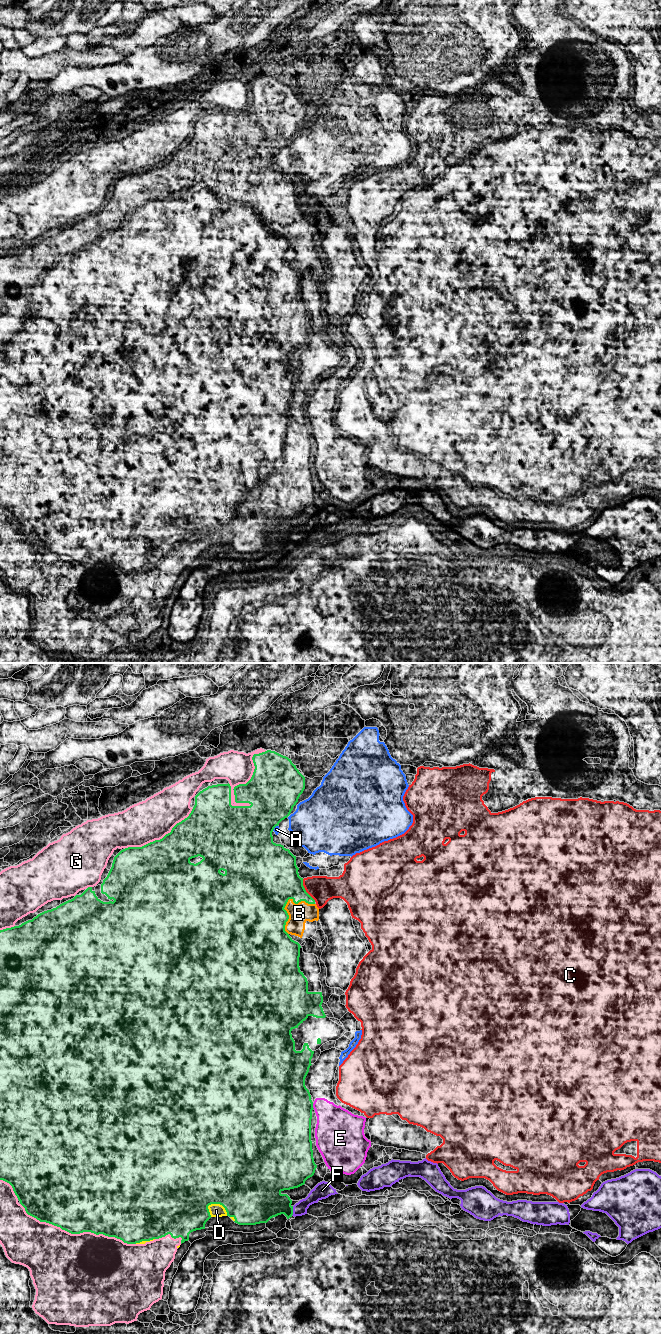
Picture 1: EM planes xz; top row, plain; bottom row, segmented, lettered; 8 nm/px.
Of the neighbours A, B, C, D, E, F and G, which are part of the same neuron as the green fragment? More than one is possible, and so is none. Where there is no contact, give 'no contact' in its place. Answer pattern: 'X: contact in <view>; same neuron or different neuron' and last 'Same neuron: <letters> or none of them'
A: contact in xz; different neuron
B: contact in xz; same neuron
C: contact in xz; different neuron
D: contact in xz; same neuron
E: contact in xz; different neuron
F: contact in xz; different neuron
G: contact in xz; different neuron
Same neuron: B, D

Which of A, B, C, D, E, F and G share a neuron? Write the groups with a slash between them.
A / B D / C / E / F / G

